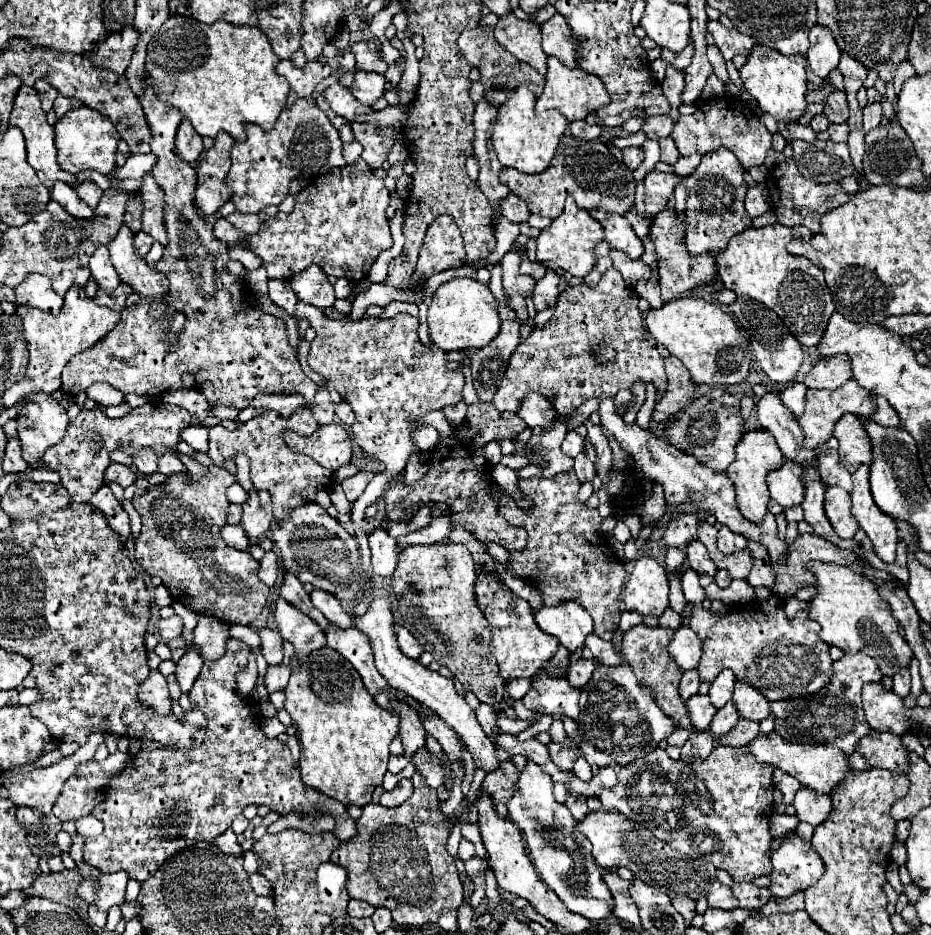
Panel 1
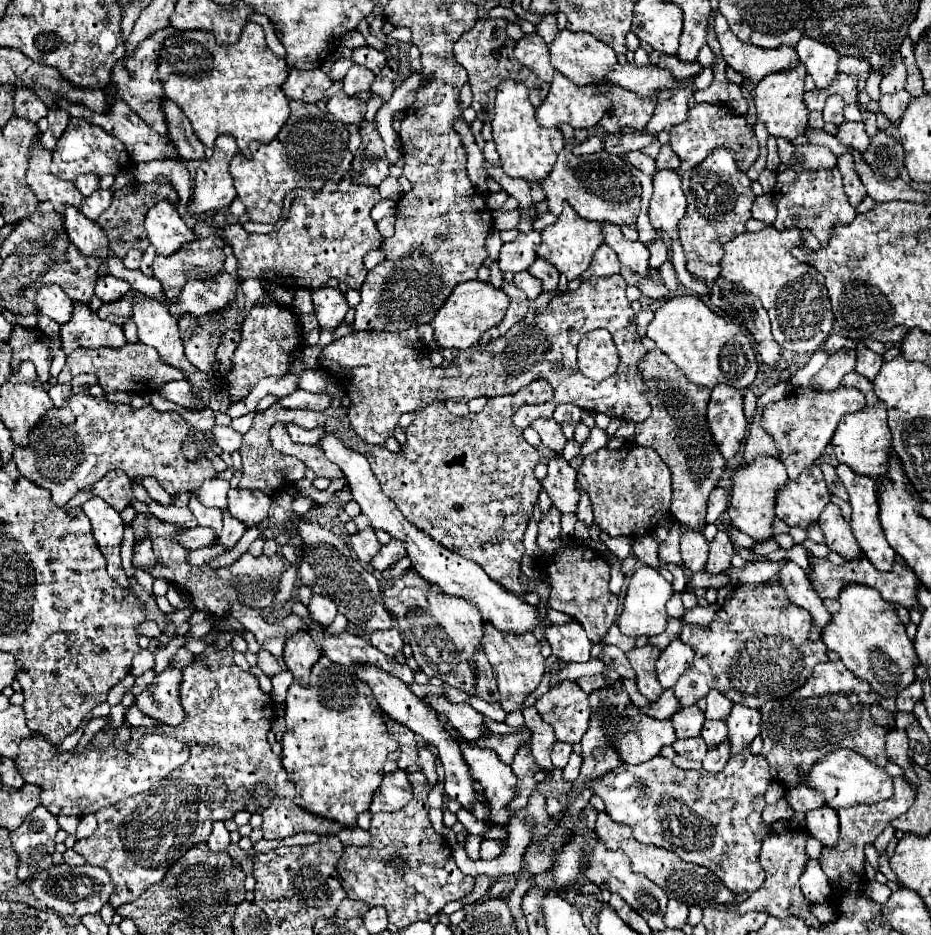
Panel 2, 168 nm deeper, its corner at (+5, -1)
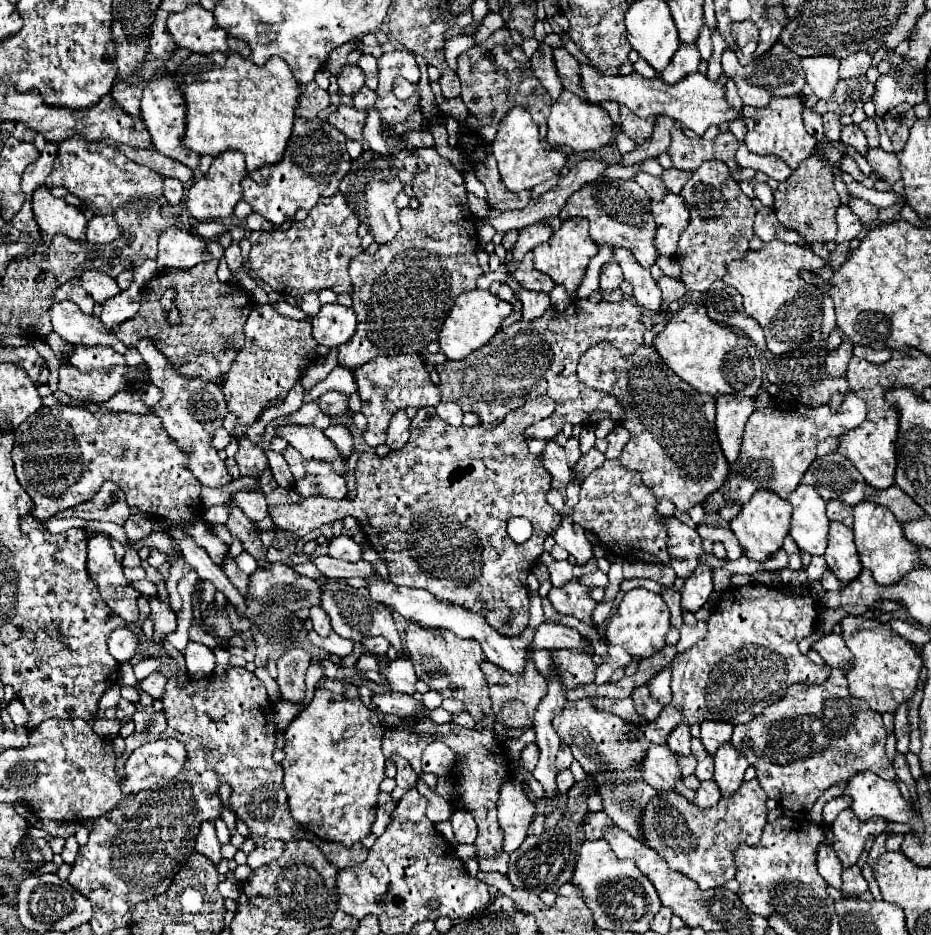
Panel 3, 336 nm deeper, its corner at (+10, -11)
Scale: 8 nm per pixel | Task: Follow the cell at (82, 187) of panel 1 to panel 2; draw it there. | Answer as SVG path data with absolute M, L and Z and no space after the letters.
M97 189L95 193L91 193L89 197L83 199L81 203L81 213L89 219L97 219L109 205L111 205L111 197L113 197L113 191L103 191L103 189Z

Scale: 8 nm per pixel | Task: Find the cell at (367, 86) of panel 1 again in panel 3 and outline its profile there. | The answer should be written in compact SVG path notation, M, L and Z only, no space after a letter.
M344 65L338 73L338 85L346 95L356 93L364 85L364 71L358 65Z

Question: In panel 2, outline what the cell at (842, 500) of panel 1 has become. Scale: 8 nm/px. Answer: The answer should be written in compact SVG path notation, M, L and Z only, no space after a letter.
M825 505L819 517L819 525L825 533L827 547L831 551L845 555L845 559L853 559L859 553L859 543L855 543L855 535L851 533L851 527L845 523L841 509L837 505Z

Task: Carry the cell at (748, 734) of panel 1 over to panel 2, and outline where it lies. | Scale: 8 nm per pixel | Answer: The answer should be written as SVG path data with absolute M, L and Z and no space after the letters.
M725 739L725 741L719 743L715 749L709 749L709 751L707 751L707 755L705 755L705 759L703 759L703 767L705 767L707 771L711 771L711 773L717 773L717 771L721 771L721 769L725 767L729 755L731 755L731 753L729 753L729 739Z

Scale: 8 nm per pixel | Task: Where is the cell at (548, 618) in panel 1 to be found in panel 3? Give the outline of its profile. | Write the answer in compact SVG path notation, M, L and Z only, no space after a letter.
M560 649L552 651L552 657L554 661L558 661L558 669L562 669L562 679L566 681L568 689L576 689L580 685L588 685L594 681L596 665L590 655Z

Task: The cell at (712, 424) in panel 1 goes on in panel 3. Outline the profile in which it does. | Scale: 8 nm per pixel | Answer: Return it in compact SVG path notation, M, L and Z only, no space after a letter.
M722 395L716 397L716 407L718 439L728 463L734 463L738 459L738 451L742 445L744 425L756 409L754 399L744 395Z

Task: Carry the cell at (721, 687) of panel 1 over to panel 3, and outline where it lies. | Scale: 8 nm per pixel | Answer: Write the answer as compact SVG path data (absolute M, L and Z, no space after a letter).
M704 721L700 727L702 727L702 735L700 735L702 745L710 755L714 755L720 749L720 745L730 741L734 729L734 725L726 725L720 721Z

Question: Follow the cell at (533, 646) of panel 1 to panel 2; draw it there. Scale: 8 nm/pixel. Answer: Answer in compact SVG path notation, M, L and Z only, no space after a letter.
M485 621L485 637L483 637L483 649L485 655L493 667L497 687L501 693L501 707L511 713L519 711L523 701L531 691L537 689L537 685L543 679L545 673L545 657L541 655L541 641L533 637L531 631L527 633L509 633L509 631L499 631L493 627L489 621Z

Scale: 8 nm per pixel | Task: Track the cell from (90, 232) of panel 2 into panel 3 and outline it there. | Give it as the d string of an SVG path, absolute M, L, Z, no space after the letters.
M86 271L80 281L82 281L82 287L94 297L96 303L104 303L106 299L112 299L118 293L122 293L118 283L112 277L106 277L106 273Z

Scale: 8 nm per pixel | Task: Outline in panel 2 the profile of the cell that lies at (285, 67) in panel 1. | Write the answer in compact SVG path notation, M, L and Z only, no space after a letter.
M291 69L281 91L289 99L297 99L297 101L305 101L305 103L317 103L323 99L323 91L327 87L331 87L331 79L321 69L311 69L311 71Z

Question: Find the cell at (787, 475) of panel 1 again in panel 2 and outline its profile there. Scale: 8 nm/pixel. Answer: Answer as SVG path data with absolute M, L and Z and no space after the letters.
M819 465L807 467L797 479L789 479L777 489L775 515L787 525L807 527L819 519L819 513L829 503L829 489L825 485Z

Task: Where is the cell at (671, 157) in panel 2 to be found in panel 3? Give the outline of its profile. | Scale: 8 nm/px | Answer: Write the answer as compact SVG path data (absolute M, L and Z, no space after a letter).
M676 167L666 169L666 171L662 173L662 181L664 181L666 187L668 187L672 193L676 193L676 195L682 191L684 183L686 183L690 177L692 177L692 173L688 173L688 171L680 171L680 169L676 169Z

